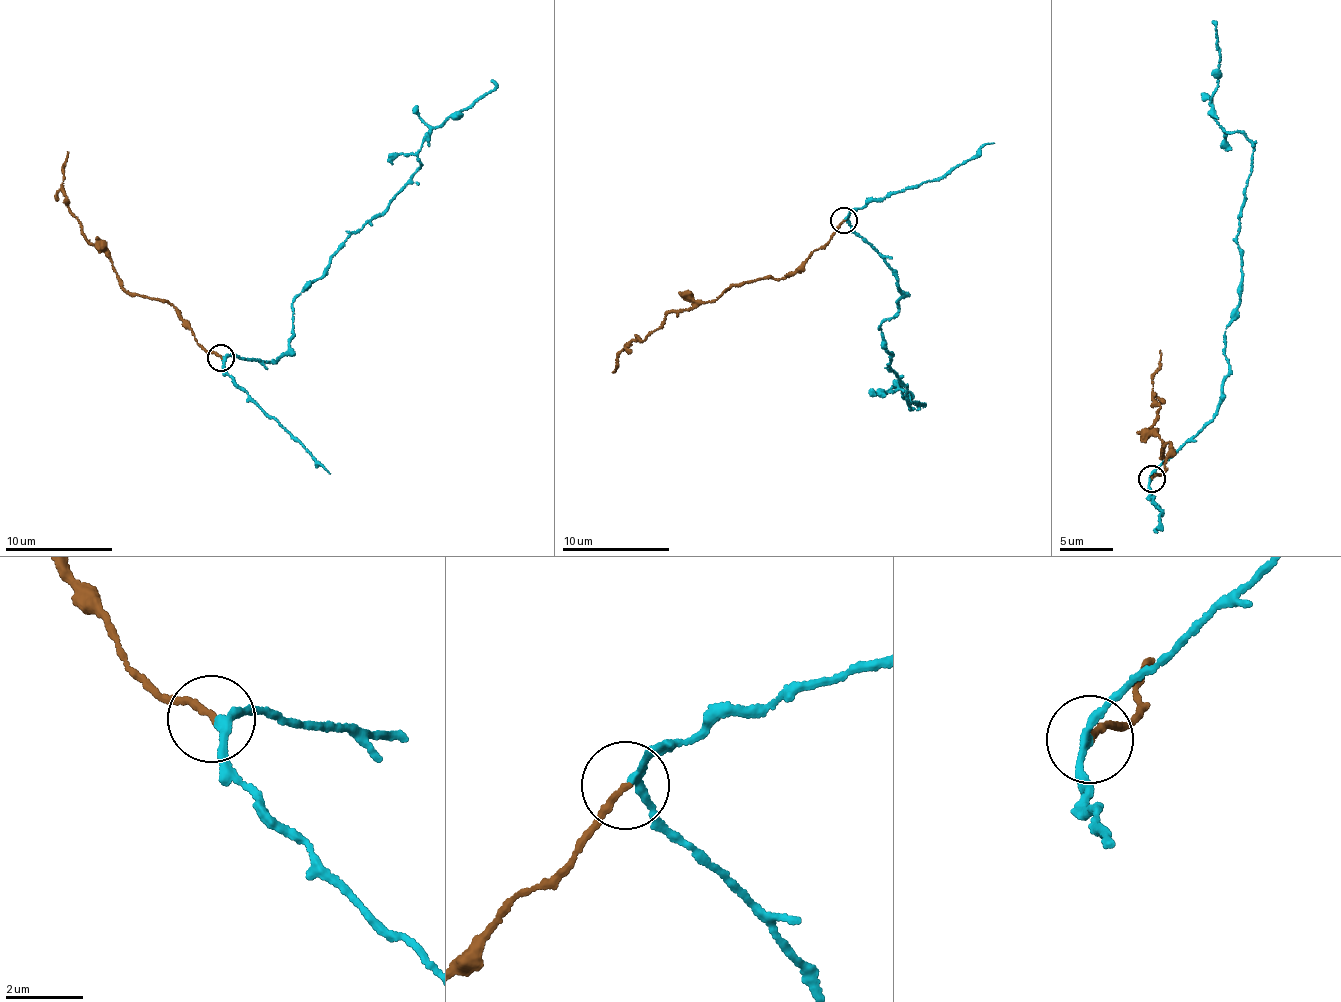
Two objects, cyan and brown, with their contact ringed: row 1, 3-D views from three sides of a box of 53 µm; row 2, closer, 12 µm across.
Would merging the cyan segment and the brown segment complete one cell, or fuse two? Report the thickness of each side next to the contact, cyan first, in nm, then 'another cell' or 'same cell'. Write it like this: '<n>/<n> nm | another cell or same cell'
180/160 nm | same cell

